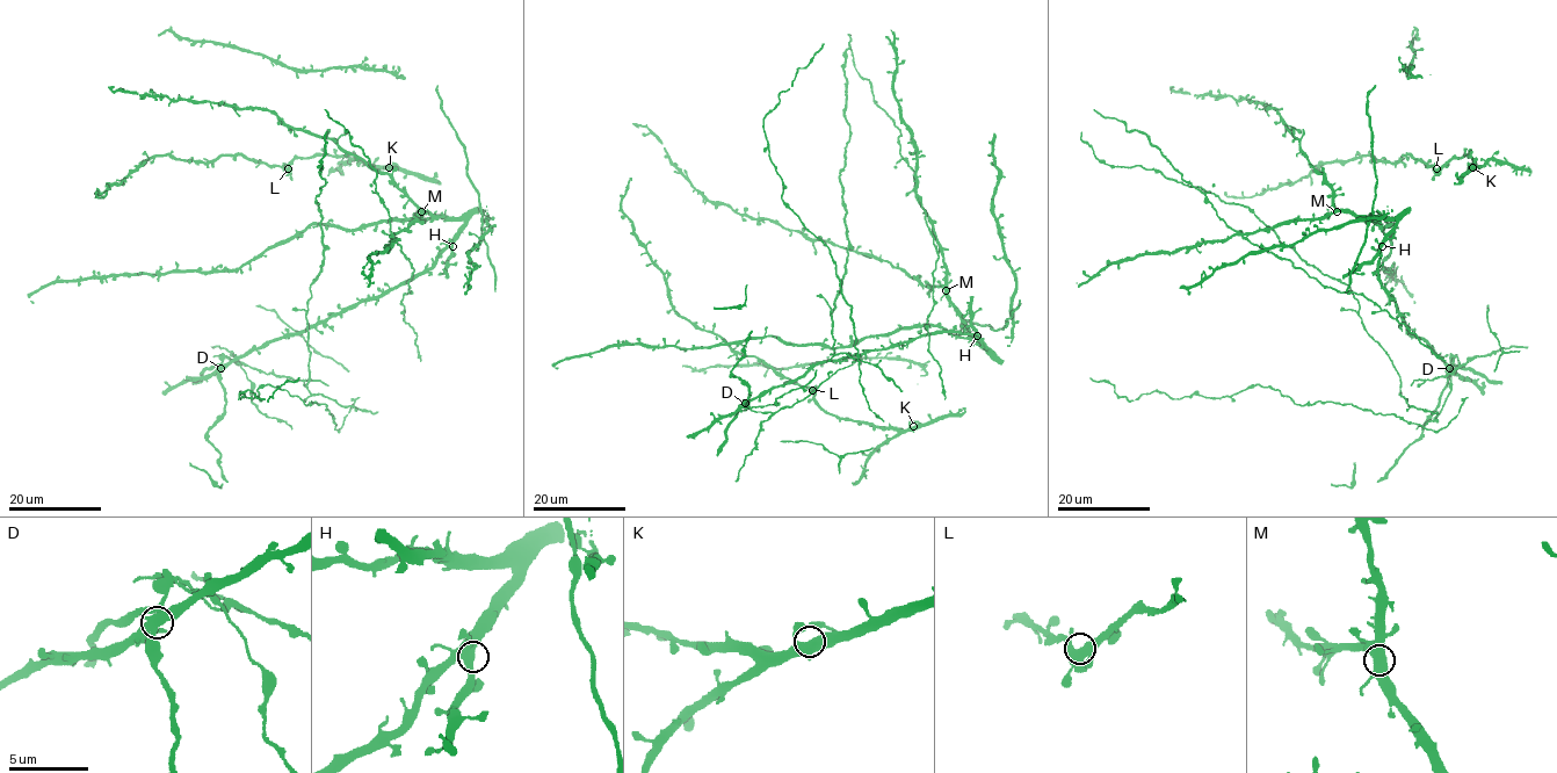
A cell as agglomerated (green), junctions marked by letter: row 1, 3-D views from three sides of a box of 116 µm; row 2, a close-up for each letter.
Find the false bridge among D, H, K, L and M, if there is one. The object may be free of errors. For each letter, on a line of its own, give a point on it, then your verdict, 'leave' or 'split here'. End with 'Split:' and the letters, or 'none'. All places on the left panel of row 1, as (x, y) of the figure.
D: (221, 368) | split here
H: (453, 246) | leave
K: (389, 167) | leave
L: (288, 168) | leave
M: (421, 211) | leave
Split: D

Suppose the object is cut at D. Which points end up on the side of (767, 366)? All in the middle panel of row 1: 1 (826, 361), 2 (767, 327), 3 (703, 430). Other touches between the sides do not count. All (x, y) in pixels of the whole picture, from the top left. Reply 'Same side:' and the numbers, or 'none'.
Same side: 1, 2, 3

